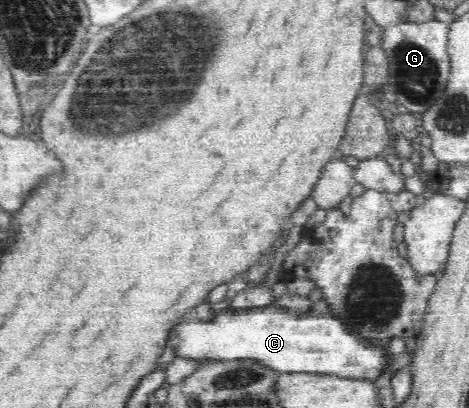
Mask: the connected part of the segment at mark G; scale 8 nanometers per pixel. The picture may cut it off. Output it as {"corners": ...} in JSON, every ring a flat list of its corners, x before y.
{"corners":[[431,17,426,21,399,21,385,28,383,50,389,56,389,78,384,87,397,109,421,116,432,108,449,80,450,60,446,47,448,24]]}

